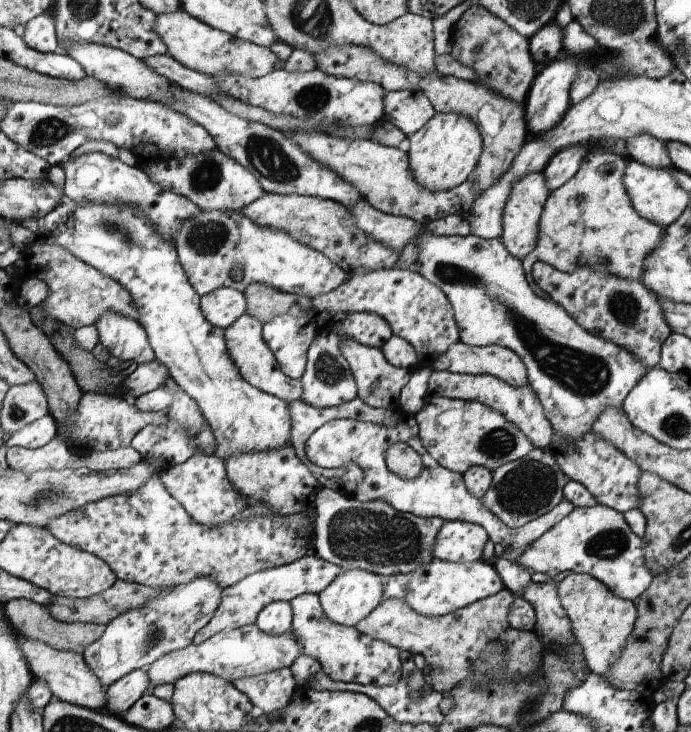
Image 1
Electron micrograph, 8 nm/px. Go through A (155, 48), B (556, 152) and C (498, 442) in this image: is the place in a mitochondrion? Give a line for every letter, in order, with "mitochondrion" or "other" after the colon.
A: other
B: other
C: mitochondrion

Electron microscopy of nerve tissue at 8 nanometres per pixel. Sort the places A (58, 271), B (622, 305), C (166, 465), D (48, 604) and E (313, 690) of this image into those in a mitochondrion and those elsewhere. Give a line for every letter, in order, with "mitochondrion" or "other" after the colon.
A: other
B: mitochondrion
C: other
D: other
E: other

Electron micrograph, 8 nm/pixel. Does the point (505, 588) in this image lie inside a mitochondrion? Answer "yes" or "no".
no

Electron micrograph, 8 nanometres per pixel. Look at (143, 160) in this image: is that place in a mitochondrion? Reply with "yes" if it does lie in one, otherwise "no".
no

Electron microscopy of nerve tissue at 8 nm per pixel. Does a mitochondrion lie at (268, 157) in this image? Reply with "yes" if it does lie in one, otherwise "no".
yes

